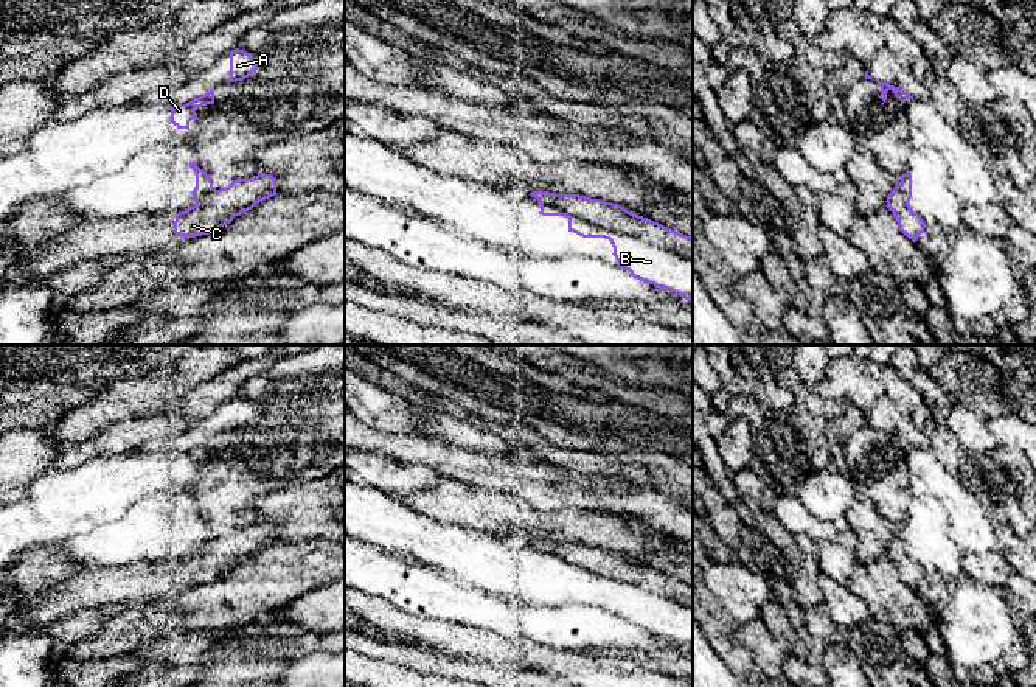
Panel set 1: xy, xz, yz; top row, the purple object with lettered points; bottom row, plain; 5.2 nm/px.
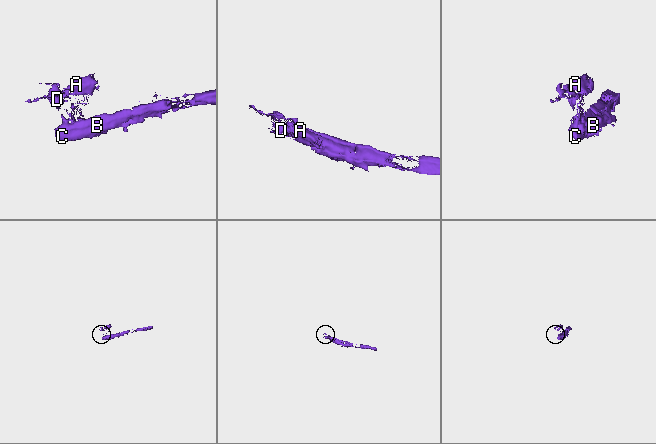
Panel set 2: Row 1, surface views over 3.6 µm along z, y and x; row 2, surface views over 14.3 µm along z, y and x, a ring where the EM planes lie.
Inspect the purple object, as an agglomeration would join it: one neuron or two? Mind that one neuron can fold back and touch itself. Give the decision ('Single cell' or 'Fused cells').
Single cell

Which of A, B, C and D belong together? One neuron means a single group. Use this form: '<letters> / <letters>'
A B C D

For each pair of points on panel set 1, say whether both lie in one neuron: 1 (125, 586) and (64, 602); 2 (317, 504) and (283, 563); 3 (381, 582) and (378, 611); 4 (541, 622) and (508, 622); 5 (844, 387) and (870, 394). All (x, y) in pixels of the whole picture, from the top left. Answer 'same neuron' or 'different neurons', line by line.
1: same neuron
2: different neurons
3: different neurons
4: same neuron
5: same neuron

